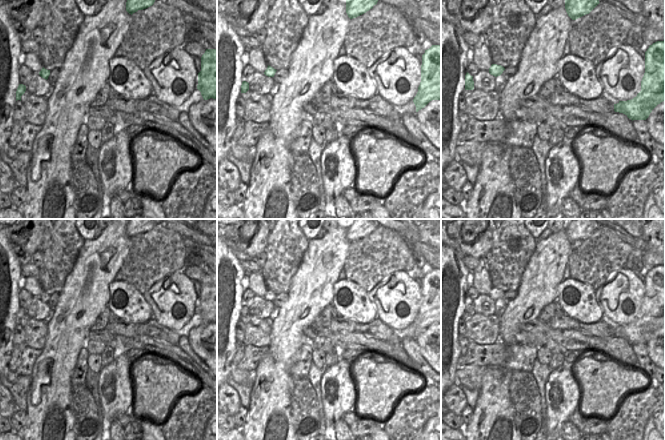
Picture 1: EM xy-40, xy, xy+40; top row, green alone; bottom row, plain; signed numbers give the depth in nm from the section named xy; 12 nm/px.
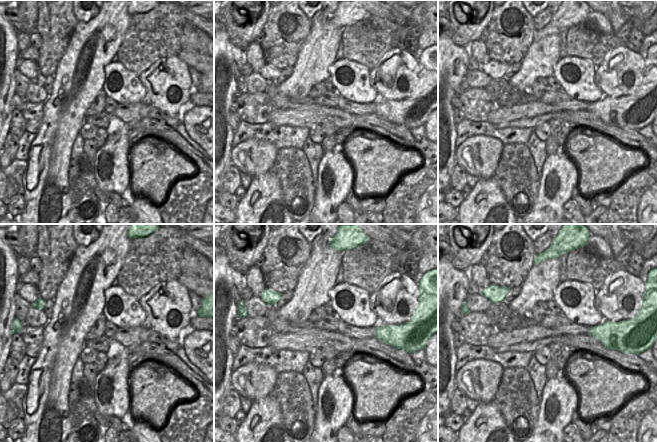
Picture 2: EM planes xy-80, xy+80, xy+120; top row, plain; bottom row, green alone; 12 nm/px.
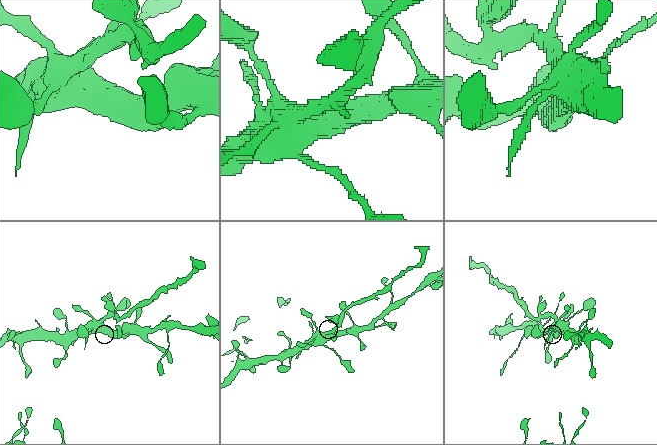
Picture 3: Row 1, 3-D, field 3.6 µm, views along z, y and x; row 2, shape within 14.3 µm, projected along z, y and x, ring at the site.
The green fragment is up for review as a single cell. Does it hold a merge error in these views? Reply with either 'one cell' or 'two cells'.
one cell

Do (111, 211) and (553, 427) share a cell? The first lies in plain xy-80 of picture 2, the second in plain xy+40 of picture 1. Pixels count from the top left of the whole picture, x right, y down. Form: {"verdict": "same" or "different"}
{"verdict": "different"}

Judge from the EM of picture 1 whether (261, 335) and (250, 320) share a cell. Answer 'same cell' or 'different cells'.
same cell

